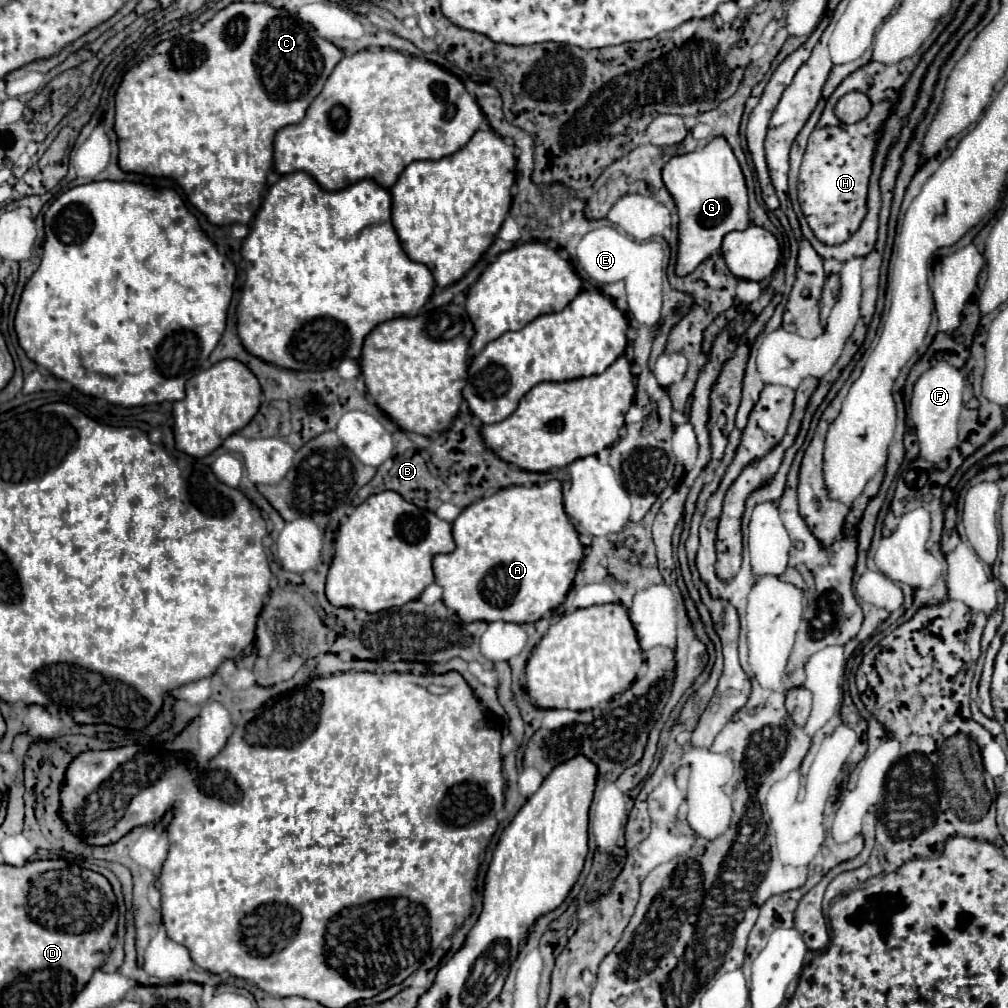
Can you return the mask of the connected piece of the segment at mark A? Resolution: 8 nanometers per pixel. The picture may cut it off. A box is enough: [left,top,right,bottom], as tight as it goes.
[434,479,584,623]

